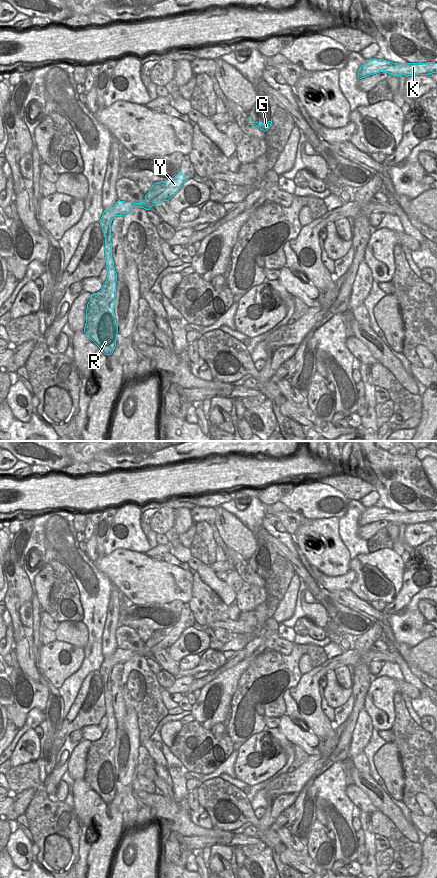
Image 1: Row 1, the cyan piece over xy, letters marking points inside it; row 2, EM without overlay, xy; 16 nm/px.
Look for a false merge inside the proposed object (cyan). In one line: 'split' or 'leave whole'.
split

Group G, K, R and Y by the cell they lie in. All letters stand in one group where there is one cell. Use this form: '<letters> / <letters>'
G K Y / R

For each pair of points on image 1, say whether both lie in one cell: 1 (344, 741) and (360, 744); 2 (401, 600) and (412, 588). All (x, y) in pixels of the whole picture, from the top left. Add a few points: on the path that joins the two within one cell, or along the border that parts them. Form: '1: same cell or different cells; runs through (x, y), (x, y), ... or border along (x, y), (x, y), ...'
1: different cells; border along (356, 719), (347, 756)
2: same cell; runs through (404, 597), (409, 591)

